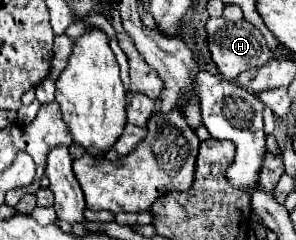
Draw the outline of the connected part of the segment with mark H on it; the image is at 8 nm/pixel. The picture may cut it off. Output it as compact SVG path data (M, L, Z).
M209 18L205 24L205 30L207 30L207 46L211 52L211 58L225 80L235 80L241 72L249 68L259 68L271 60L271 50L263 34L247 20L231 22L225 18Z

